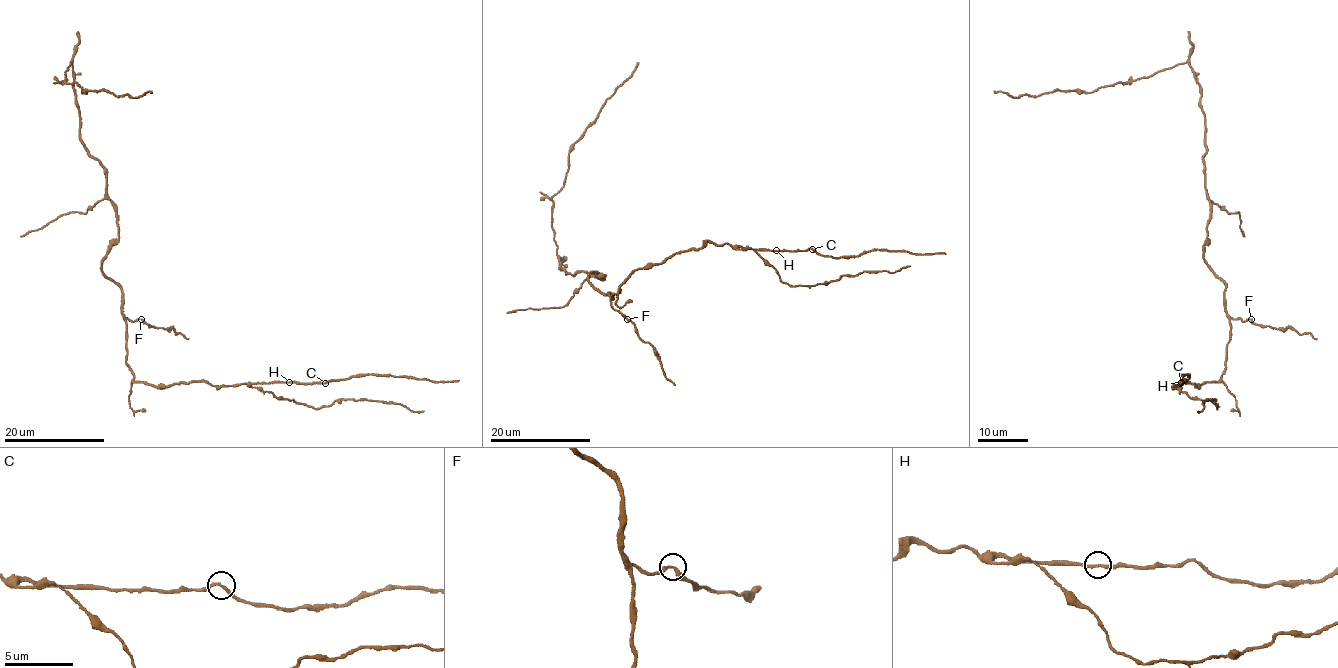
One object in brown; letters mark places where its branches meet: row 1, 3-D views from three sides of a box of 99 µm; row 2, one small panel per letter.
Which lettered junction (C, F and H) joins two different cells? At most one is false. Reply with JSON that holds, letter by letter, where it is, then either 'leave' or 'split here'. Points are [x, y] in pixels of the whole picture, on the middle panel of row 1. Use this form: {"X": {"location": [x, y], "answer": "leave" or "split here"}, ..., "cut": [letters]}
{"C": {"location": [812, 249], "answer": "leave"}, "F": {"location": [627, 319], "answer": "leave"}, "H": {"location": [776, 250], "answer": "leave"}, "cut": []}

